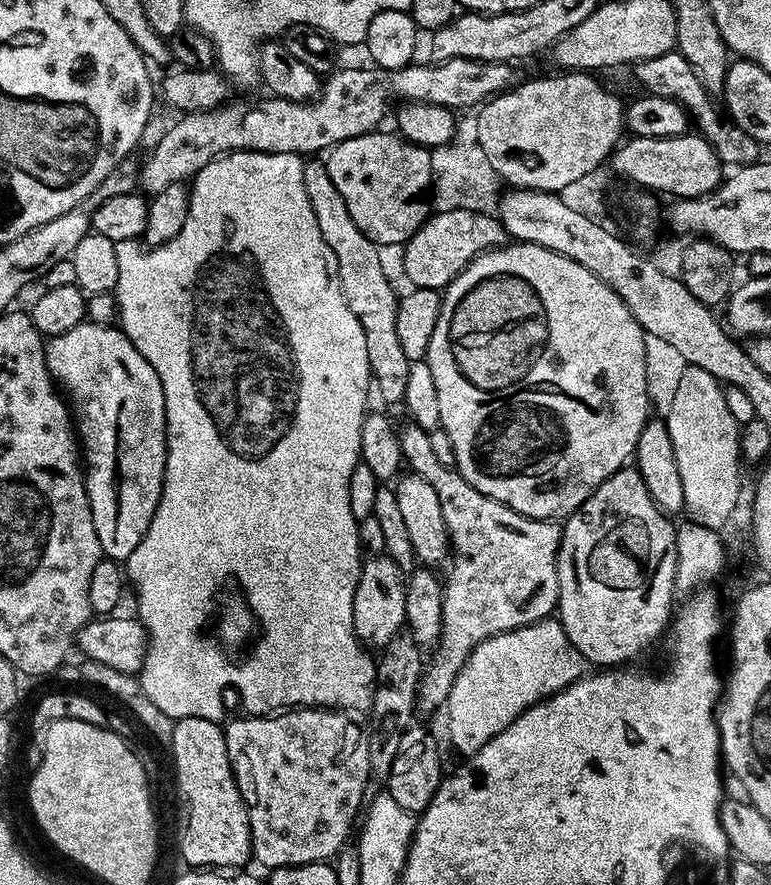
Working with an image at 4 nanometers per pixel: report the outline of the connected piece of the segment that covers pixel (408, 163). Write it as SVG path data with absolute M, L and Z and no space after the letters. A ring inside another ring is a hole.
M373 130L344 140L327 153L326 163L334 186L338 186L338 194L342 194L346 202L346 210L350 210L350 218L358 222L358 230L362 230L362 234L366 234L366 238L373 240L377 246L403 246L430 215L430 204L427 199L424 201L424 195L427 197L432 187L431 151L419 144L409 144L399 134L391 136L384 131Z

